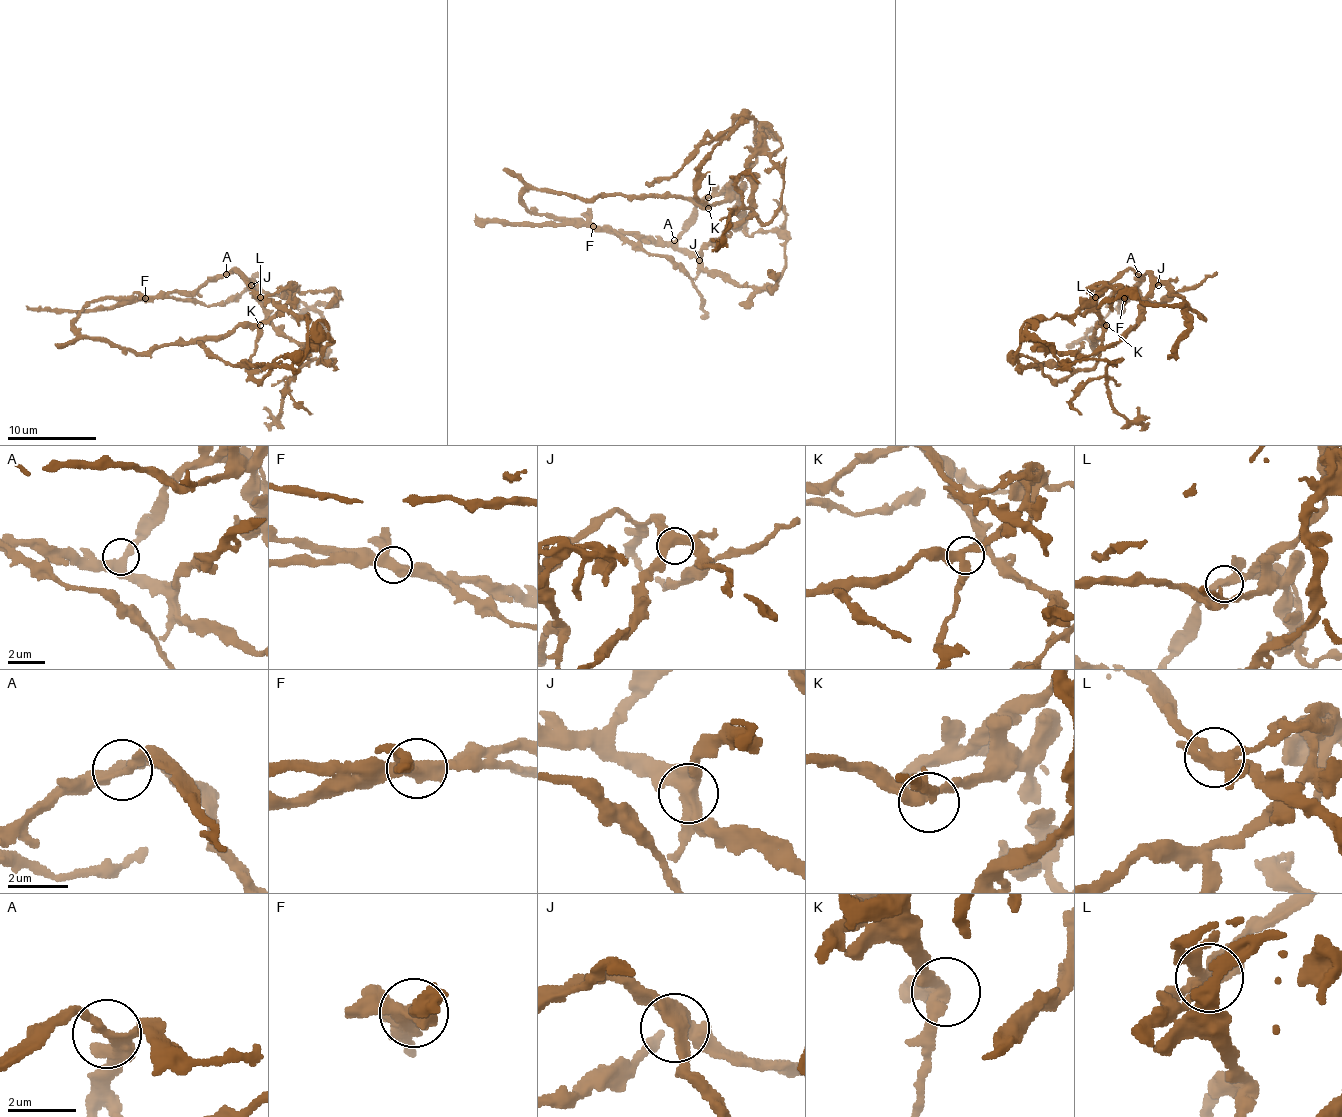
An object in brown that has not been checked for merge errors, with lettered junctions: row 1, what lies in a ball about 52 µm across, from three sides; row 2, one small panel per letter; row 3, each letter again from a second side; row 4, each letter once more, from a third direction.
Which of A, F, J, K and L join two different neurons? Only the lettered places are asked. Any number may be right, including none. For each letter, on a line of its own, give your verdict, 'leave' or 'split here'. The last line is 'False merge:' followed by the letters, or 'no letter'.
A: leave
F: split here
J: leave
K: leave
L: split here
False merge: F, L

